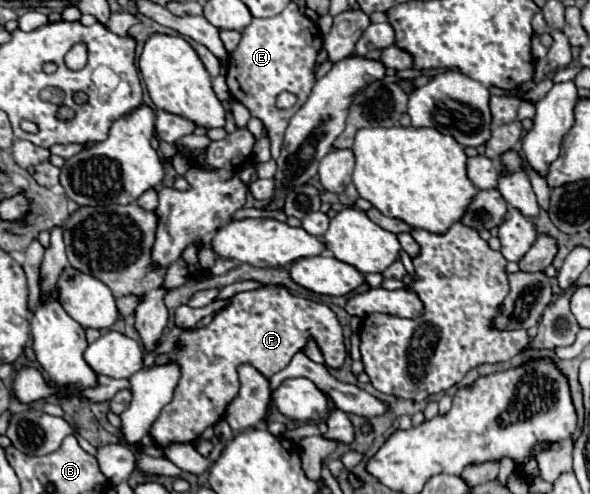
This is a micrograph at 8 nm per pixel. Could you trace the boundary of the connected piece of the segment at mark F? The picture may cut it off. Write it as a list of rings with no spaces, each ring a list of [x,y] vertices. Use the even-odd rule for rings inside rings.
[[[278,285],[242,291],[230,297],[206,327],[182,331],[180,345],[168,357],[180,367],[180,381],[174,389],[172,401],[162,409],[150,429],[156,445],[192,443],[204,433],[204,429],[216,425],[240,391],[240,365],[248,363],[270,379],[274,373],[288,367],[292,357],[304,351],[310,341],[318,345],[328,369],[340,369],[344,365],[346,345],[342,325],[328,305],[294,297],[288,289]]]

